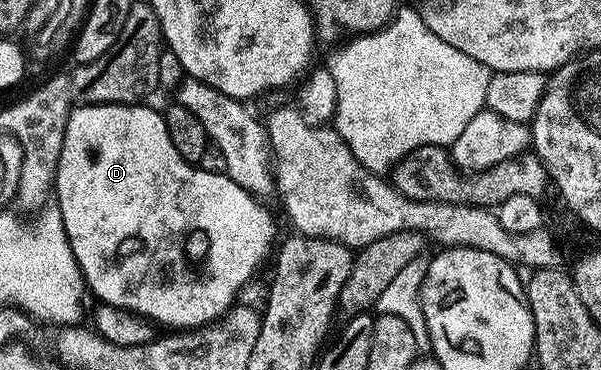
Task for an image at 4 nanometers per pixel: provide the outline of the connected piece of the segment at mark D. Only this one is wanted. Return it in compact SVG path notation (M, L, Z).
M100 103L94 107L77 105L70 110L67 129L63 137L63 149L59 153L57 182L55 184L55 207L61 213L63 229L71 245L73 260L79 265L84 286L93 290L94 300L118 307L123 311L148 321L150 324L162 323L165 329L201 329L217 322L234 310L233 302L237 294L253 279L253 274L261 267L265 258L270 258L275 247L277 223L273 215L256 199L257 195L246 188L241 188L226 174L207 173L200 165L185 163L183 157L171 145L167 133L164 114L160 110L152 111L146 105L127 103Z

